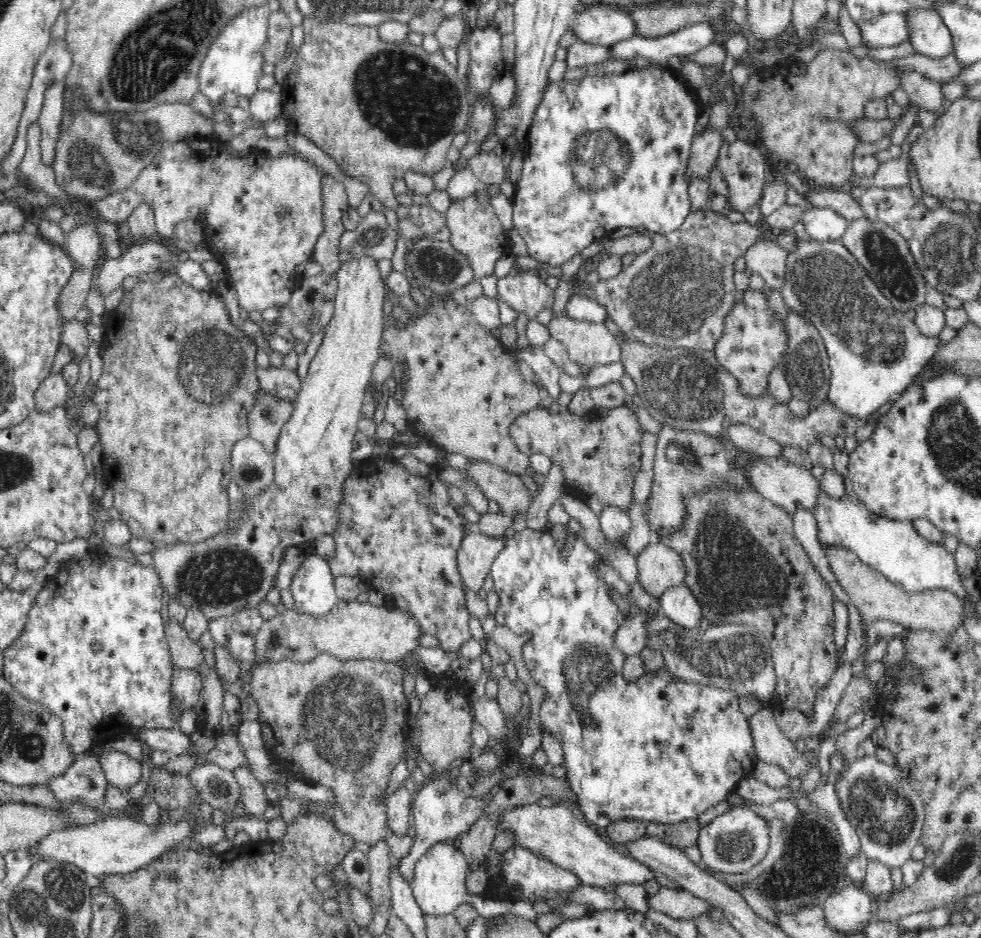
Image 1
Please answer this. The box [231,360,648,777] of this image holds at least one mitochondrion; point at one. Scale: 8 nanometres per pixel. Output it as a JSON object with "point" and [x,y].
{"point":[587,670]}

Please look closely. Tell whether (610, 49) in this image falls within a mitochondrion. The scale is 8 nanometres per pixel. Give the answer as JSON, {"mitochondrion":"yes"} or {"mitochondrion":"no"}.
{"mitochondrion":"no"}

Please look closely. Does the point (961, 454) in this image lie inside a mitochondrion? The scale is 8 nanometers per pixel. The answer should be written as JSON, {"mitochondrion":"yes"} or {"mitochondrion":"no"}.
{"mitochondrion":"yes"}

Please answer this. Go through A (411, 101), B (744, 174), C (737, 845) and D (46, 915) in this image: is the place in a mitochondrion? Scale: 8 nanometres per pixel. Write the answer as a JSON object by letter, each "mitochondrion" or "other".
{"A":"mitochondrion","B":"other","C":"mitochondrion","D":"mitochondrion"}

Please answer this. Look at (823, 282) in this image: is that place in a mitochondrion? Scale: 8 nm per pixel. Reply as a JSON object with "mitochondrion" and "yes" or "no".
{"mitochondrion":"yes"}

